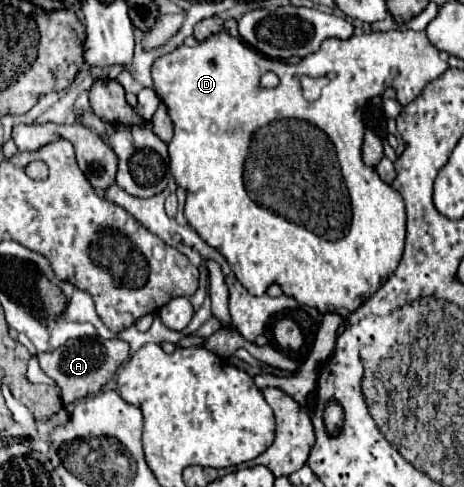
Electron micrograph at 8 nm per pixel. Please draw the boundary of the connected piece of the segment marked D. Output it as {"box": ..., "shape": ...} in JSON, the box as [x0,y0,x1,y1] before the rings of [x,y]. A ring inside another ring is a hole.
{"box":[152,29,448,317],"shape":[[[394,29],[394,31],[386,31],[386,33],[364,33],[360,37],[350,37],[344,41],[330,39],[330,41],[324,41],[324,45],[316,53],[304,57],[300,63],[294,63],[294,65],[258,55],[256,49],[252,49],[250,45],[246,45],[240,39],[230,37],[224,31],[212,35],[208,41],[202,41],[196,47],[182,45],[176,51],[160,57],[152,67],[152,79],[154,79],[154,91],[168,107],[168,113],[174,123],[174,137],[168,145],[170,171],[172,171],[176,185],[186,189],[188,197],[186,197],[186,205],[184,205],[184,217],[186,217],[188,225],[210,247],[214,247],[216,251],[220,251],[226,257],[236,279],[252,295],[264,295],[272,283],[278,283],[286,295],[294,297],[302,305],[316,307],[320,313],[330,311],[330,313],[338,313],[344,317],[344,315],[356,311],[368,297],[372,297],[380,289],[382,281],[394,273],[396,265],[400,263],[400,253],[404,251],[404,233],[406,233],[406,213],[404,213],[404,201],[402,201],[400,193],[394,191],[388,183],[384,183],[378,177],[378,173],[372,167],[366,167],[362,161],[364,129],[362,129],[362,117],[360,117],[360,101],[368,101],[376,95],[382,95],[386,91],[386,87],[390,85],[398,91],[398,101],[402,105],[408,105],[422,93],[422,89],[430,81],[440,77],[446,69],[448,69],[448,63],[444,61],[440,51],[428,41],[426,33],[424,31],[418,33],[412,29]],[[266,71],[274,71],[280,77],[278,87],[260,89],[260,77]],[[302,77],[310,77],[312,83],[320,85],[320,91],[316,93],[314,101],[308,101],[310,97],[306,97]]]}

